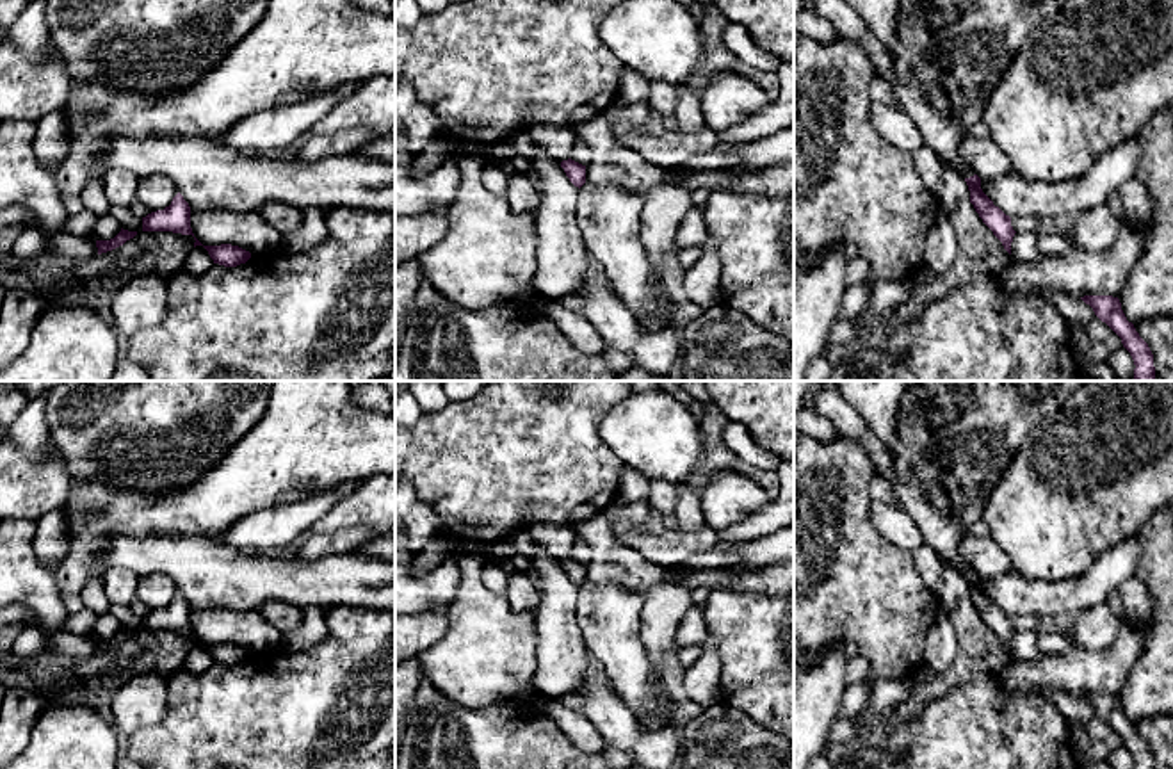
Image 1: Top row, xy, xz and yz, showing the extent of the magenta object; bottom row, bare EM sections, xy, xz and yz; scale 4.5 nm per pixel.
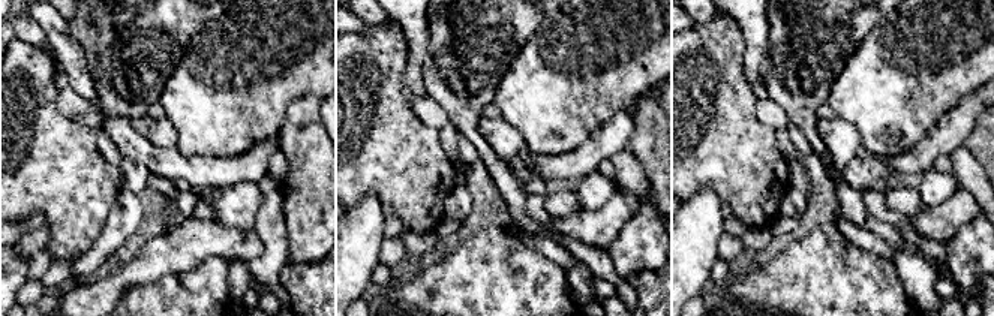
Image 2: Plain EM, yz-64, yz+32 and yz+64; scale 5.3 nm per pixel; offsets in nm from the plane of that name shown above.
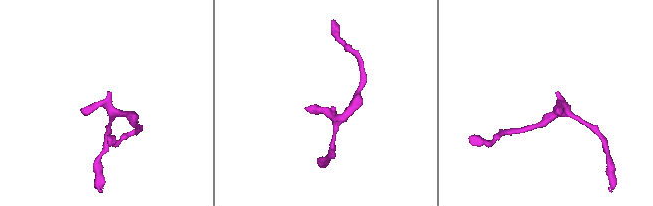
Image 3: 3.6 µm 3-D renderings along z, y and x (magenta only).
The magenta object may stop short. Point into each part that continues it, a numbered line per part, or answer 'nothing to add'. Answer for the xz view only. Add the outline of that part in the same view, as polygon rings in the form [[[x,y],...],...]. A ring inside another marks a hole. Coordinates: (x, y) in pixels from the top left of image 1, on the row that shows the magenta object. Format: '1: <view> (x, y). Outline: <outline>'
nothing to add

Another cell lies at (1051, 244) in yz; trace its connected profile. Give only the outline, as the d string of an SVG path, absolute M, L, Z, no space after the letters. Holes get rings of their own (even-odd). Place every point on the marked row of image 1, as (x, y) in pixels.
M1068 230L1038 235L1038 251L1041 256L1054 258L1073 249Z

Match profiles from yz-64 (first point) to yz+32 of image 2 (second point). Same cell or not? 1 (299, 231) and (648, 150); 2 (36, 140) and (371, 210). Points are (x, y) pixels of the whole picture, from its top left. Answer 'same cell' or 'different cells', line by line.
1: same cell
2: different cells

